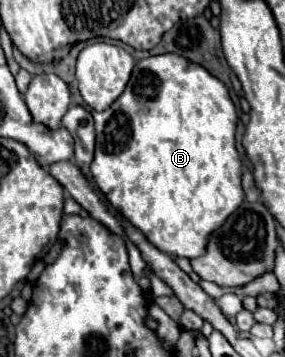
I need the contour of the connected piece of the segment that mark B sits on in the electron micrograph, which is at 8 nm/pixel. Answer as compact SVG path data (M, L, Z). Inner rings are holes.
M147 56L133 66L127 88L107 110L89 112L93 114L97 130L91 174L99 190L107 194L107 202L133 226L139 226L139 230L147 234L147 240L159 246L159 250L189 260L203 254L211 230L217 230L245 200L241 188L243 164L235 148L237 110L227 86L201 64L189 62L185 56Z

